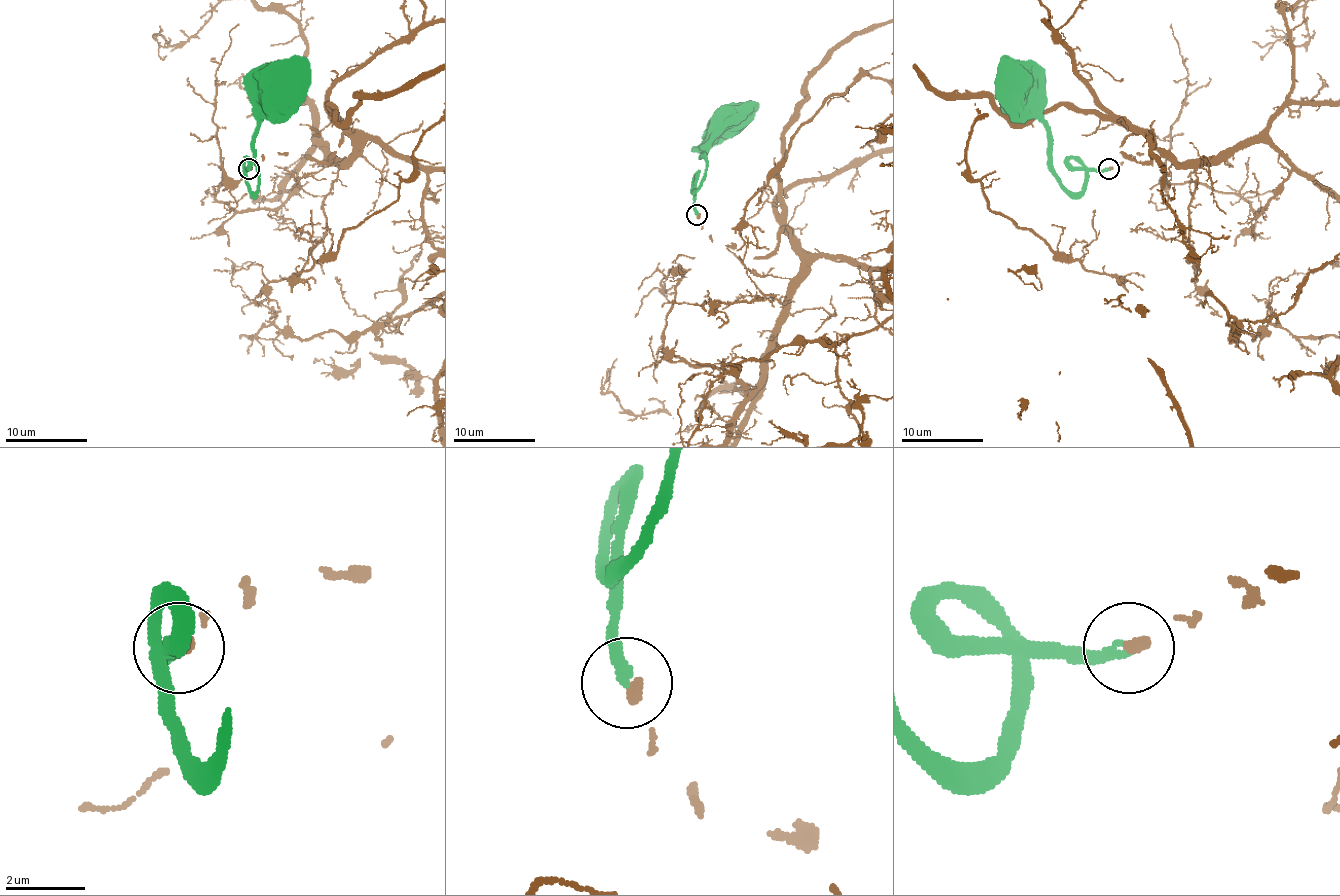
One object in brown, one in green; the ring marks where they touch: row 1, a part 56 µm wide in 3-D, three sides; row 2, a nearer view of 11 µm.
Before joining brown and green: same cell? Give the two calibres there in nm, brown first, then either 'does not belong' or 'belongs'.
240 nm thick on the brown side, 260 nm on the other; belongs

